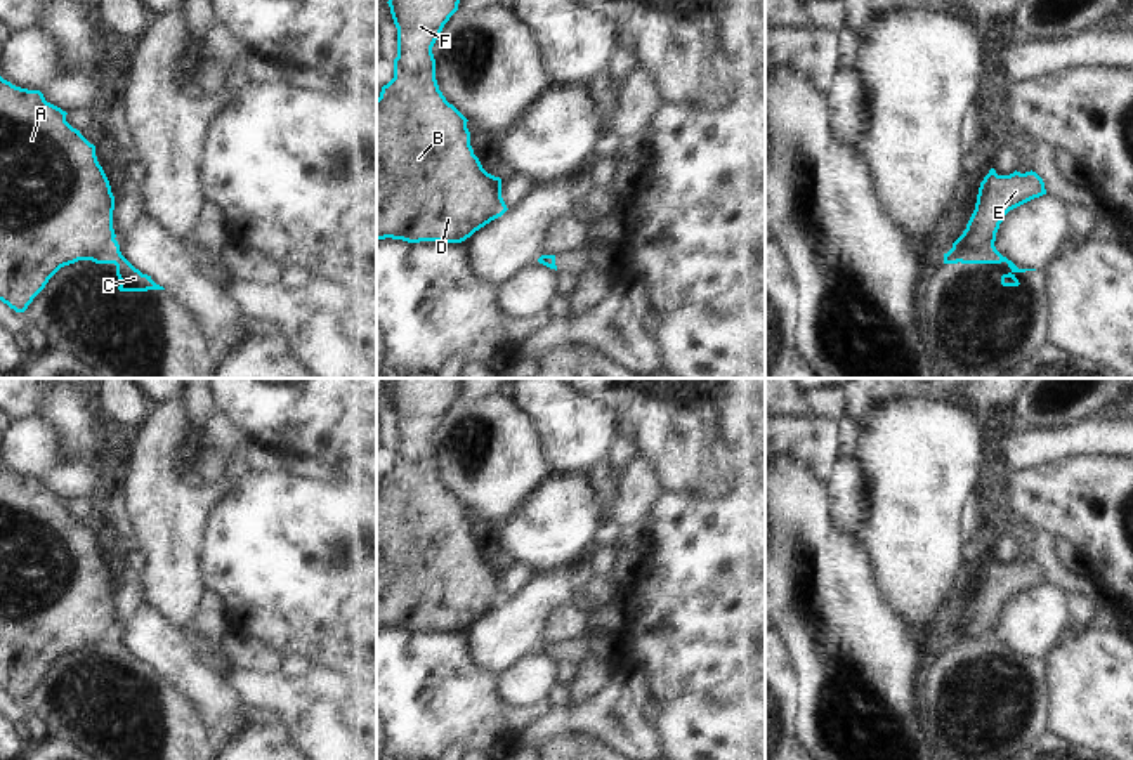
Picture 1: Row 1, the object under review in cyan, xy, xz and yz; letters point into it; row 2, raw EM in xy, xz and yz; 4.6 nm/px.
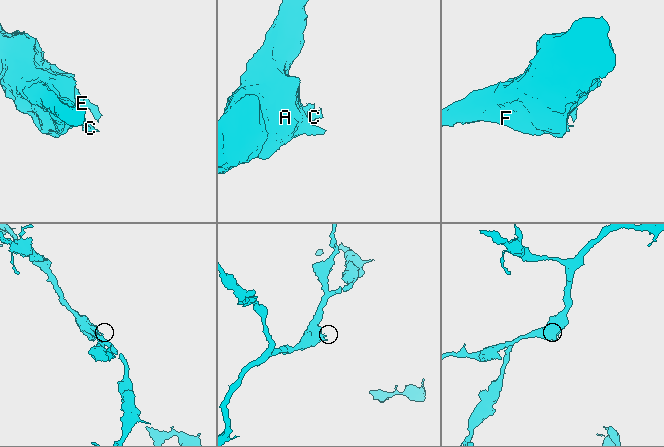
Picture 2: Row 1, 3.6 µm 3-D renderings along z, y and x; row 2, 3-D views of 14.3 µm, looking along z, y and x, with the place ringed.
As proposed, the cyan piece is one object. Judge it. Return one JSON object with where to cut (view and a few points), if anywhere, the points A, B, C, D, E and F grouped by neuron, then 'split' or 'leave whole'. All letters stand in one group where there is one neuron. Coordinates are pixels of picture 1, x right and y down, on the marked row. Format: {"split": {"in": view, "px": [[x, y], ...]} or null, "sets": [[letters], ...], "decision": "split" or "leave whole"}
{"split": {"in": "yz", "px": [[993, 242], [951, 250]]}, "sets": [["A", "B", "D", "E", "F"], ["C"]], "decision": "split"}

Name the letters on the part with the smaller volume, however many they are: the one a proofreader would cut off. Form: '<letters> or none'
C

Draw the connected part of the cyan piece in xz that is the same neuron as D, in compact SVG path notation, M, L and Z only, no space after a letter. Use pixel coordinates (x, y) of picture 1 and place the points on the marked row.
M389 0L397 28L394 78L377 99L377 239L408 243L462 243L493 220L500 177L488 174L470 146L467 118L446 101L436 80L432 47L444 24L458 10L460 0Z

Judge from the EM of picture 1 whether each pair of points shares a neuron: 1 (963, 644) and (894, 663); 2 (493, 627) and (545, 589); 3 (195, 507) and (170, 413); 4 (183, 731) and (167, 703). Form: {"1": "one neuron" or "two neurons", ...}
{"1": "two neurons", "2": "one neuron", "3": "one neuron", "4": "one neuron"}

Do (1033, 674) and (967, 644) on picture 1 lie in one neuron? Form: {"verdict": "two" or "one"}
{"verdict": "one"}

